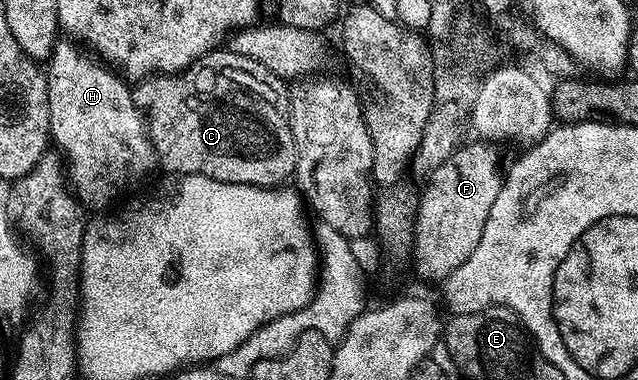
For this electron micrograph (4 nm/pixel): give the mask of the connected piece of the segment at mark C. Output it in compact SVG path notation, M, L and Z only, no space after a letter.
M227 48L210 50L177 74L142 78L132 87L135 104L140 106L149 127L149 139L157 153L160 169L173 176L198 174L231 184L280 187L294 177L297 153L289 123L289 86L256 60L235 56Z

